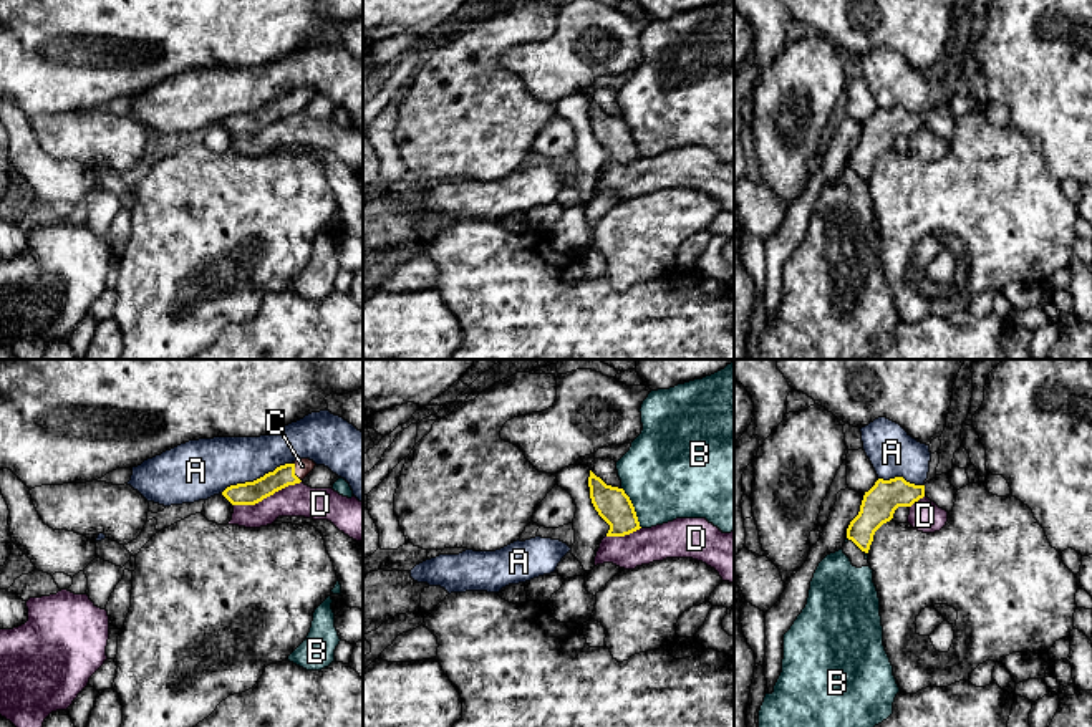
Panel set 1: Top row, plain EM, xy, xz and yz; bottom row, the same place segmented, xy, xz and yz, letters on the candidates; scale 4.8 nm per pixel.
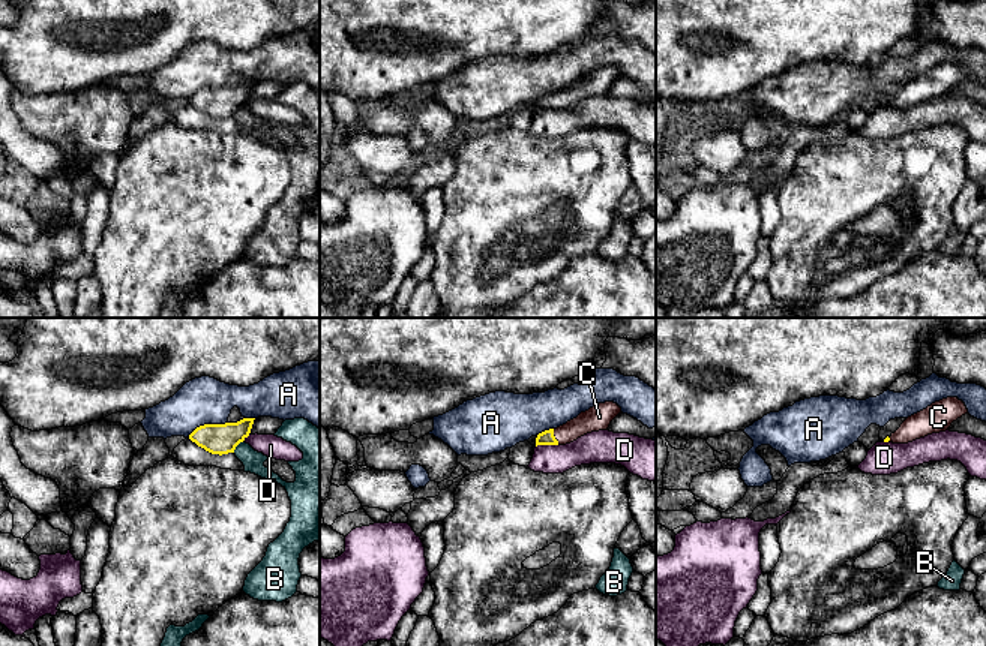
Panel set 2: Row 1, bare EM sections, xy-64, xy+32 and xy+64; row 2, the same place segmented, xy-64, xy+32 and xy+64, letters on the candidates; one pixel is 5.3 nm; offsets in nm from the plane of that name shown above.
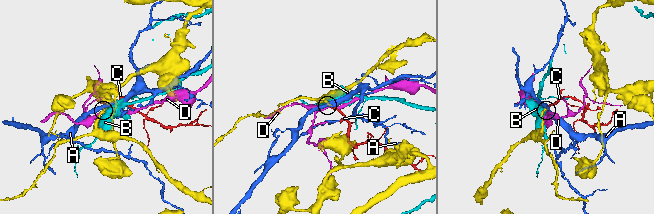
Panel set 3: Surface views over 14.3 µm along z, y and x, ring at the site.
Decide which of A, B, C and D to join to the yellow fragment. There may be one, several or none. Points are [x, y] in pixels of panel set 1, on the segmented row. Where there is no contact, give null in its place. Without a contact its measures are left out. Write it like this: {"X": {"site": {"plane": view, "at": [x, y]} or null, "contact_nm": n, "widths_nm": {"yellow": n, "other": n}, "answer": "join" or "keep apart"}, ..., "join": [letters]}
{"A": {"site": {"plane": "xy", "at": [257, 479]}, "contact_nm": 380, "widths_nm": {"yellow": 110, "other": 280}, "answer": "keep apart"}, "B": {"site": {"plane": "xz", "at": [633, 507]}, "contact_nm": 220, "widths_nm": {"yellow": 170, "other": 460}, "answer": "keep apart"}, "C": {"site": {"plane": "xy", "at": [294, 472]}, "contact_nm": 100, "widths_nm": {"yellow": 110, "other": 80}, "answer": "join"}, "D": {"site": {"plane": "xy", "at": [267, 495]}, "contact_nm": 340, "widths_nm": {"yellow": 110, "other": 160}, "answer": "keep apart"}, "join": ["C"]}

